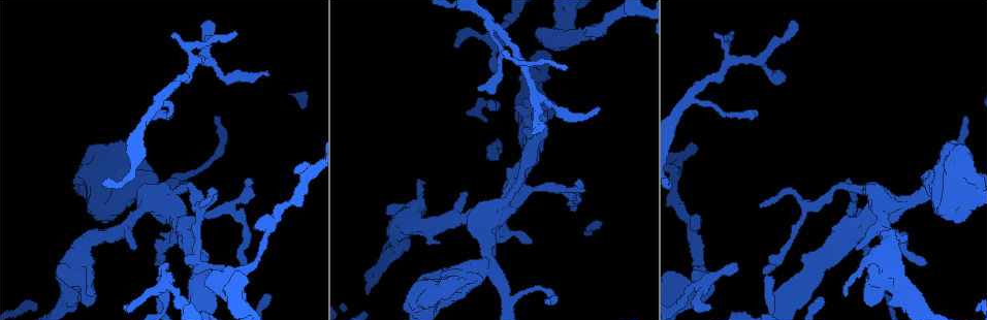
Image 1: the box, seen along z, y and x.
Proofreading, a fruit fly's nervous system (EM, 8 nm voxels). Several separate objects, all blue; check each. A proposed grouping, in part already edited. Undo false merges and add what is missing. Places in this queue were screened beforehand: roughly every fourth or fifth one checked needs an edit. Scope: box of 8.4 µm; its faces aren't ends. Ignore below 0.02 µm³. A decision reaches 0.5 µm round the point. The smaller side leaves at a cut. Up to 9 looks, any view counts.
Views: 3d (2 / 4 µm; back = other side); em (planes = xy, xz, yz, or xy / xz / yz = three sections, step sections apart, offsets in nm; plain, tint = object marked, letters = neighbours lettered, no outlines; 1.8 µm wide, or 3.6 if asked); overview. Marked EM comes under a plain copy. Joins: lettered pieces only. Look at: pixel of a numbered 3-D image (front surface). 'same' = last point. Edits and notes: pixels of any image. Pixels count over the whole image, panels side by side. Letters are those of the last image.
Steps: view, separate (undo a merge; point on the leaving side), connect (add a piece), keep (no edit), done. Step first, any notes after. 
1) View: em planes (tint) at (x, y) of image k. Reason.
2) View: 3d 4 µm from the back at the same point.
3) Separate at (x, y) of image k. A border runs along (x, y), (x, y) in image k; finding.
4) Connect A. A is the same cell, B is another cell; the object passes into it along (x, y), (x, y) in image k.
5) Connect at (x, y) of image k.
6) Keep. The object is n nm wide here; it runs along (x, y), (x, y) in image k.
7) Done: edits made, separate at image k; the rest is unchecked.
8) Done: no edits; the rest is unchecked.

View: em planes (letters) at (710, 308) of image 1. Branch stops here.

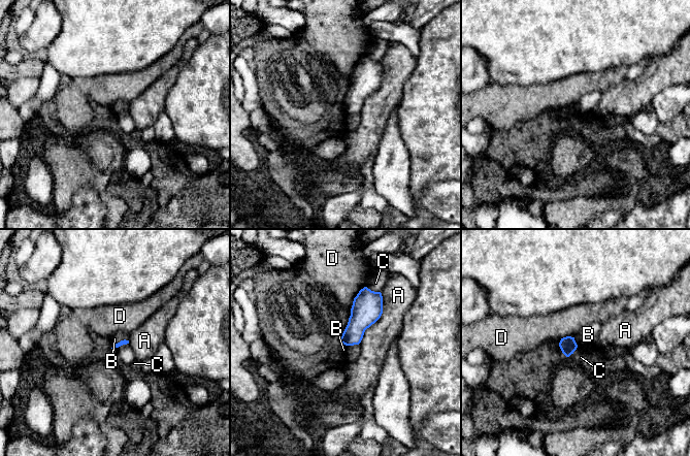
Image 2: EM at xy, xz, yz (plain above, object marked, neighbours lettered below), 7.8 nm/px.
Keep. A, B, C and D are other cells; no lettered piece goes on from it.

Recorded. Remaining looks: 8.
View: em planes (letters) at (246, 272) of image 1.

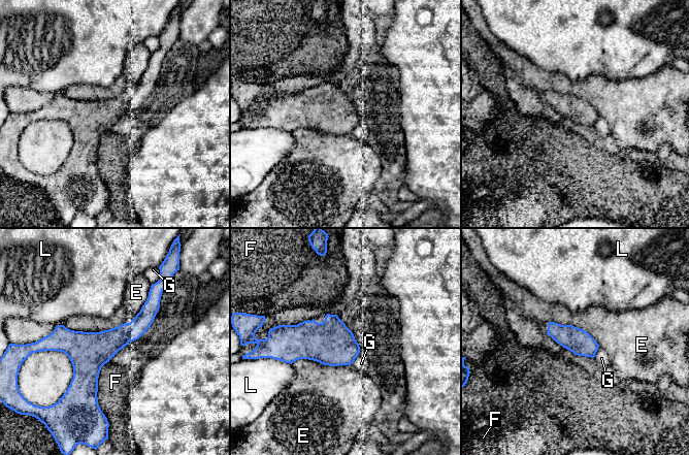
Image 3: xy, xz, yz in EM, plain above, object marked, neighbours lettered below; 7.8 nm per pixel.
Keep. The object is 200 nm wide here; E, F, G and L are other cells; it runs along (157, 299), (112, 340), (53, 338) in image 3; continuous, no second cell.

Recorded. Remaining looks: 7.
View: 3d 4 µm from the back at (168, 263) of image 1.

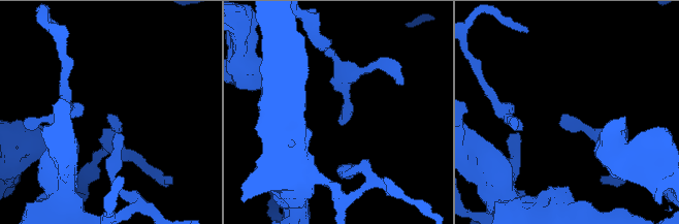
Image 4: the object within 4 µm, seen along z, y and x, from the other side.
View: em planes (letters) at (108, 114) of image 4.

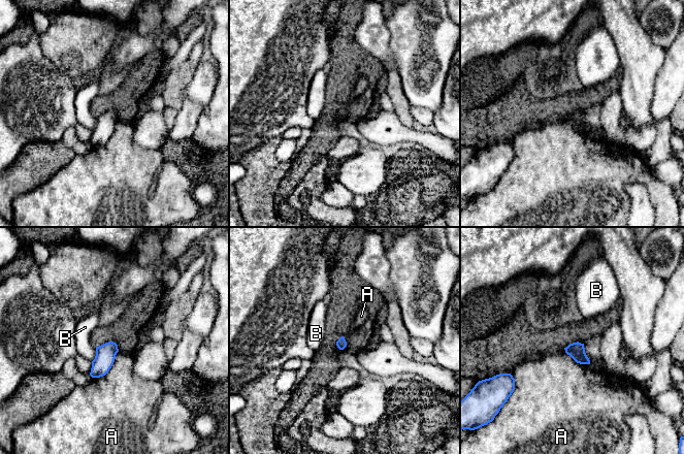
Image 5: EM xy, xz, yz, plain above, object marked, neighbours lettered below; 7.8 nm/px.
Keep. A and B are other cells; a border runs along (119, 351), (111, 367), (92, 378) in image 5; none of them fits.

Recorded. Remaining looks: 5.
View: 3d 2 µm from the back at (526, 68) of image 1. Sharp bend.

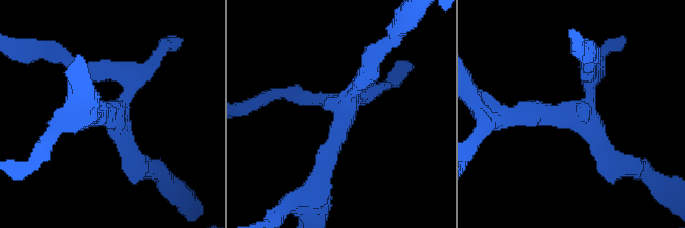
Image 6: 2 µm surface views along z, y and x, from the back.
View: em planes (letters) at (582, 120) of image 6.

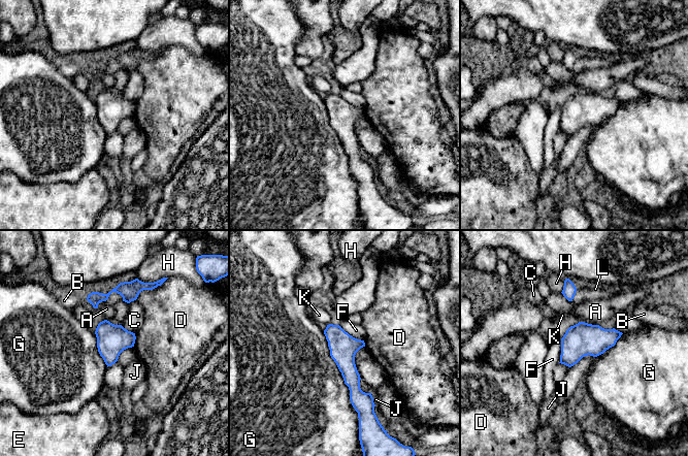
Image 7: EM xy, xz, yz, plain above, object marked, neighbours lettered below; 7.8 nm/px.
Keep. A, B, C, D, E, F, G, H, J, K and L are other cells; a border runs along (338, 325), (353, 336), (363, 340) in image 7; all the same cell.

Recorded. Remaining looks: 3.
Done: no edits; the rest is unchecked.

